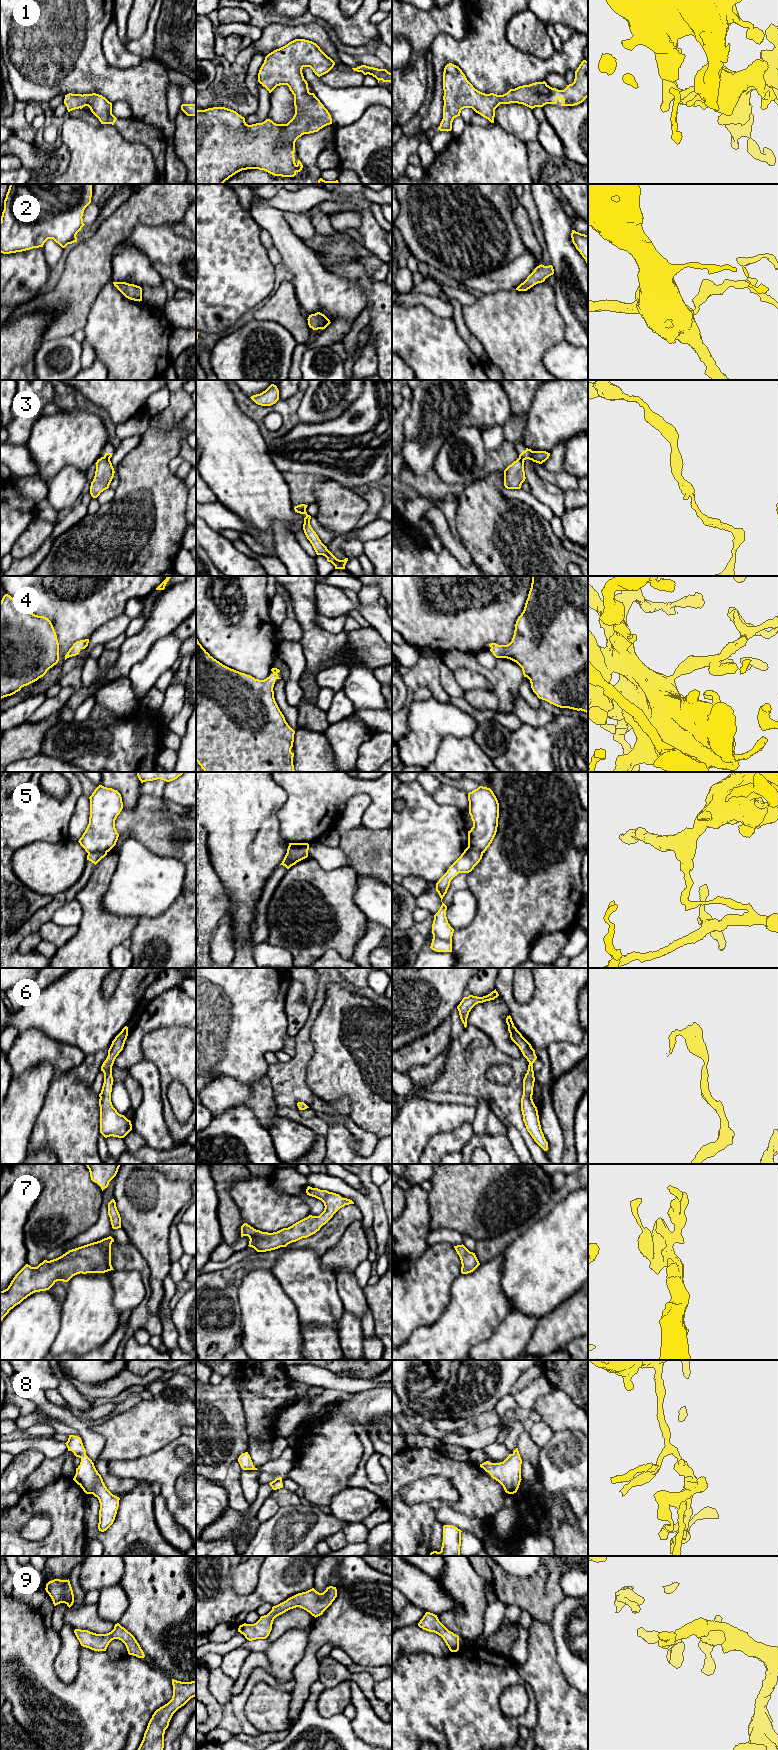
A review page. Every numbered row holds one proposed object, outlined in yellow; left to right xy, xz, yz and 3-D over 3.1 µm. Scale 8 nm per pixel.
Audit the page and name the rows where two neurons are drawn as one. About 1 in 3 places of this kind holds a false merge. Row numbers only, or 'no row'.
3, 5

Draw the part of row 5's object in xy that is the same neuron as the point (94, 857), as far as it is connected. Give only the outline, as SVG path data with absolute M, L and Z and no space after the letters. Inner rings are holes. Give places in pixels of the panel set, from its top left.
M92 852L88 853L87 860L91 861L95 865L105 856L107 855L107 852Z

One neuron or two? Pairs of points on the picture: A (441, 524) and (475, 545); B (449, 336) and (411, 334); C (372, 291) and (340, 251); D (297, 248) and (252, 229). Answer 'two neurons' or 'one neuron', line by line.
A: two neurons
B: one neuron
C: one neuron
D: two neurons

